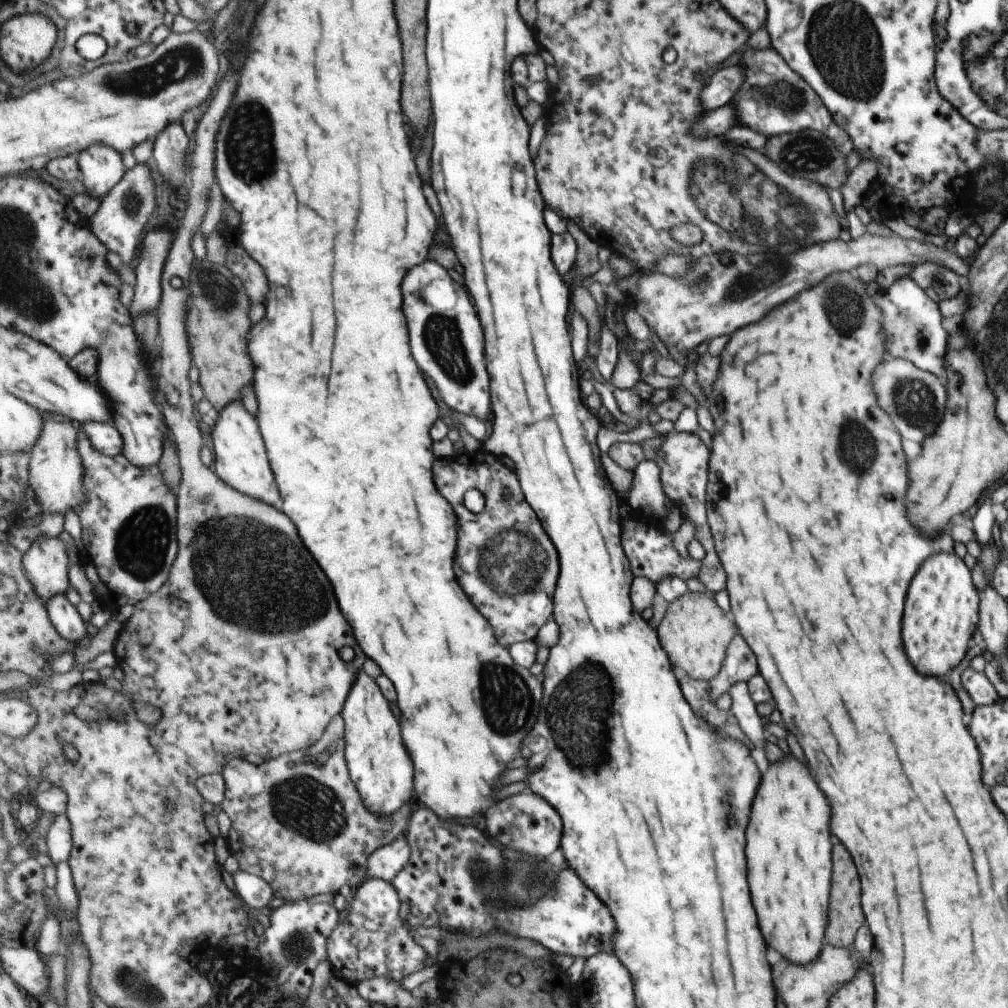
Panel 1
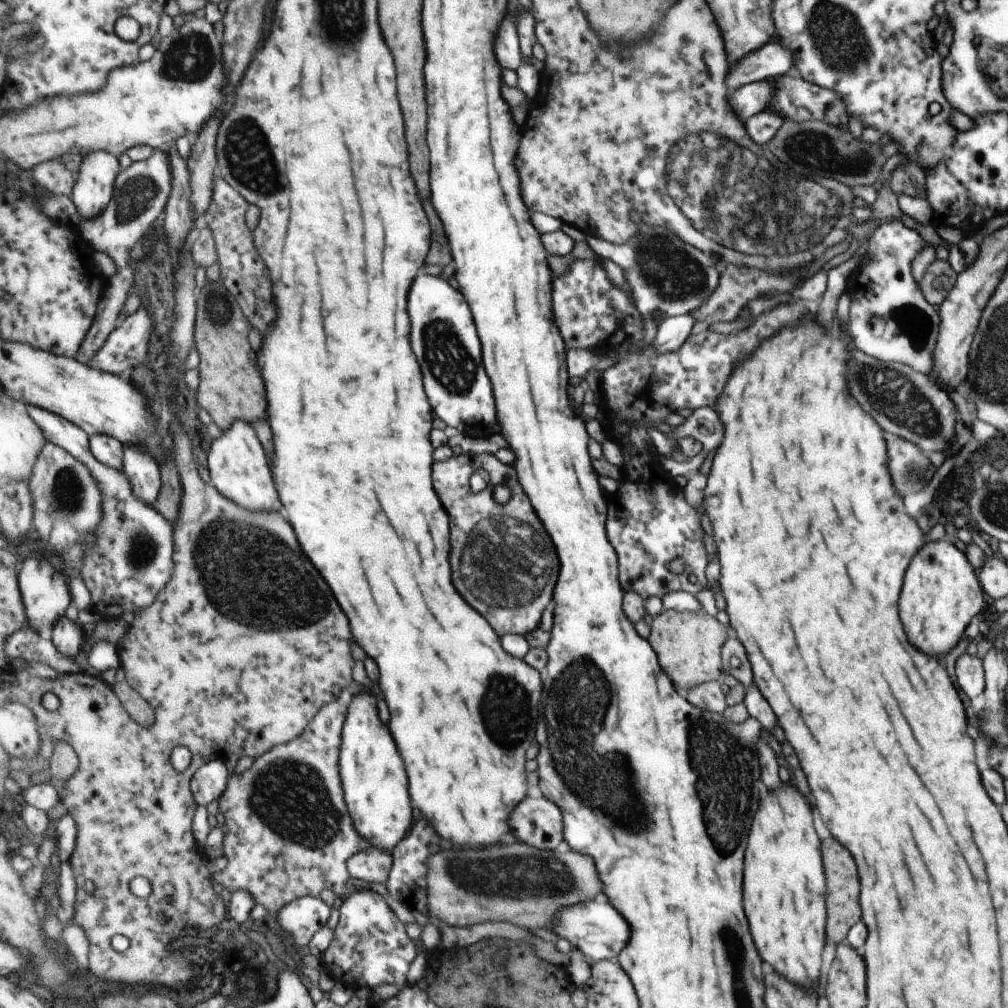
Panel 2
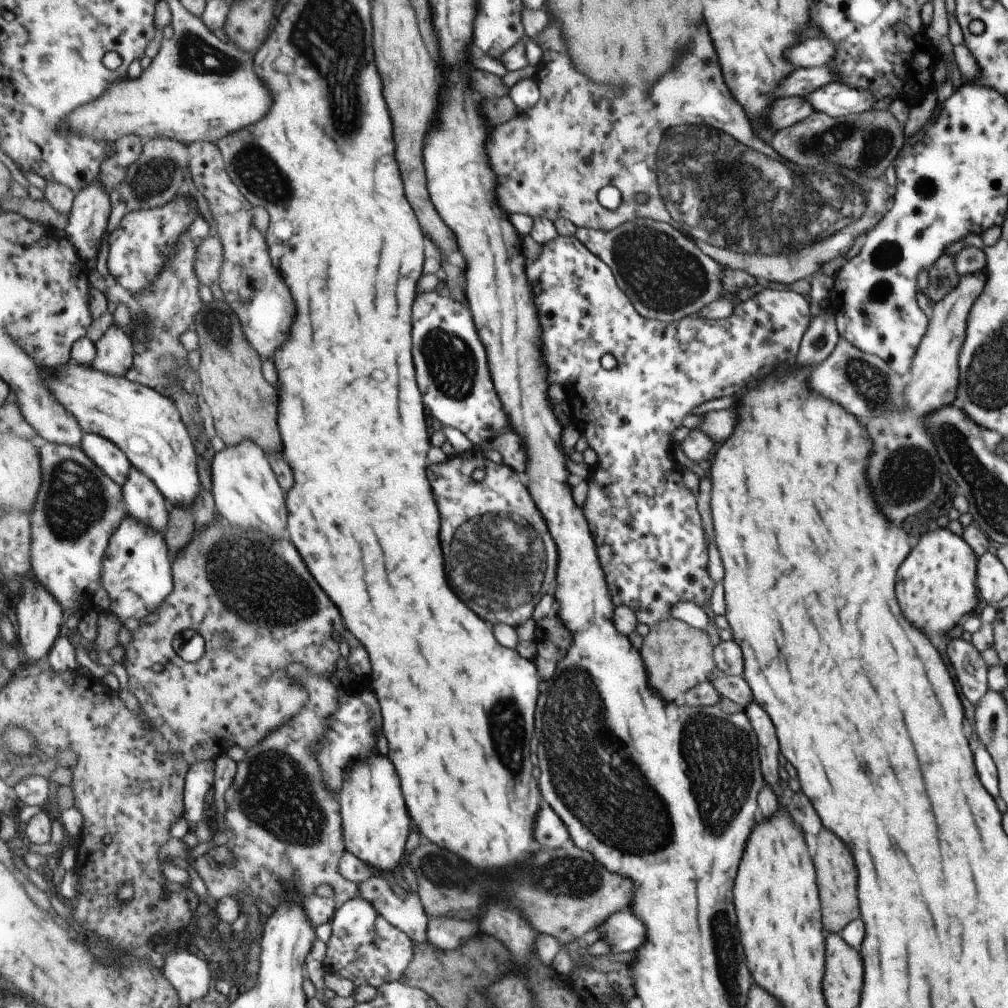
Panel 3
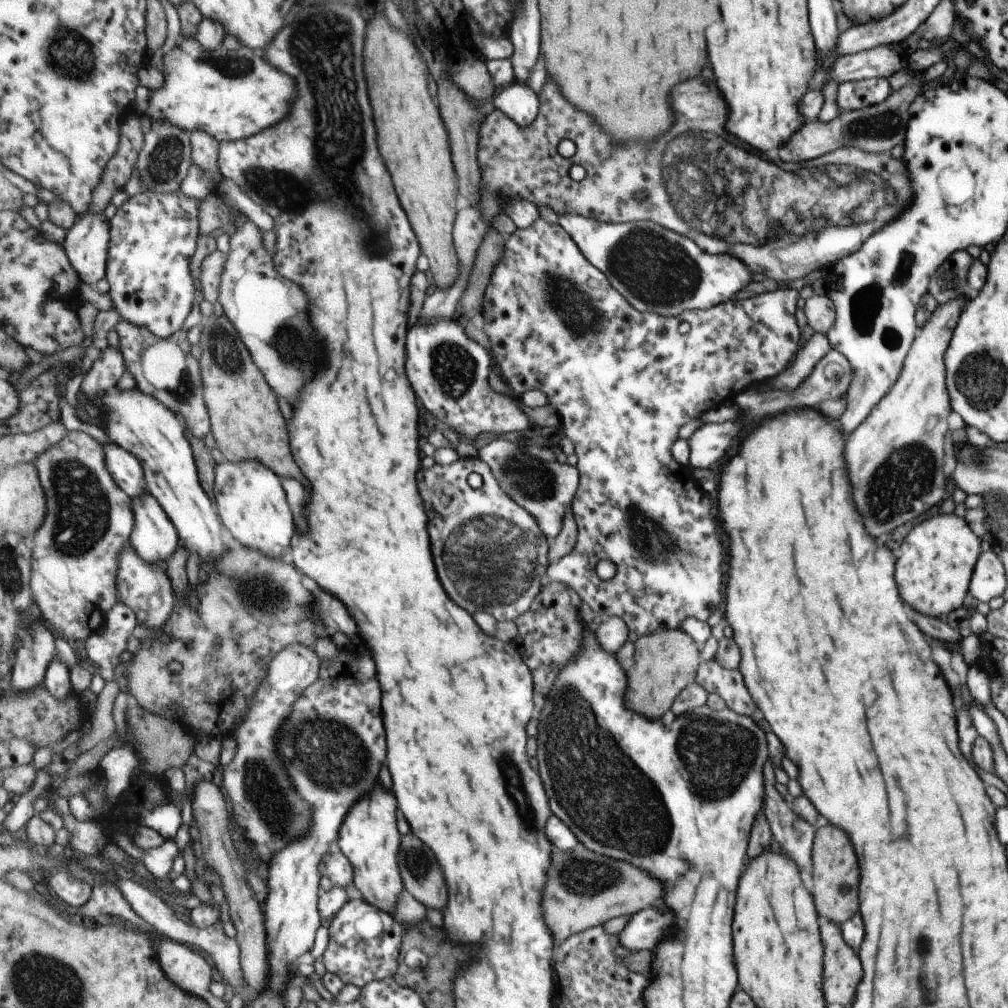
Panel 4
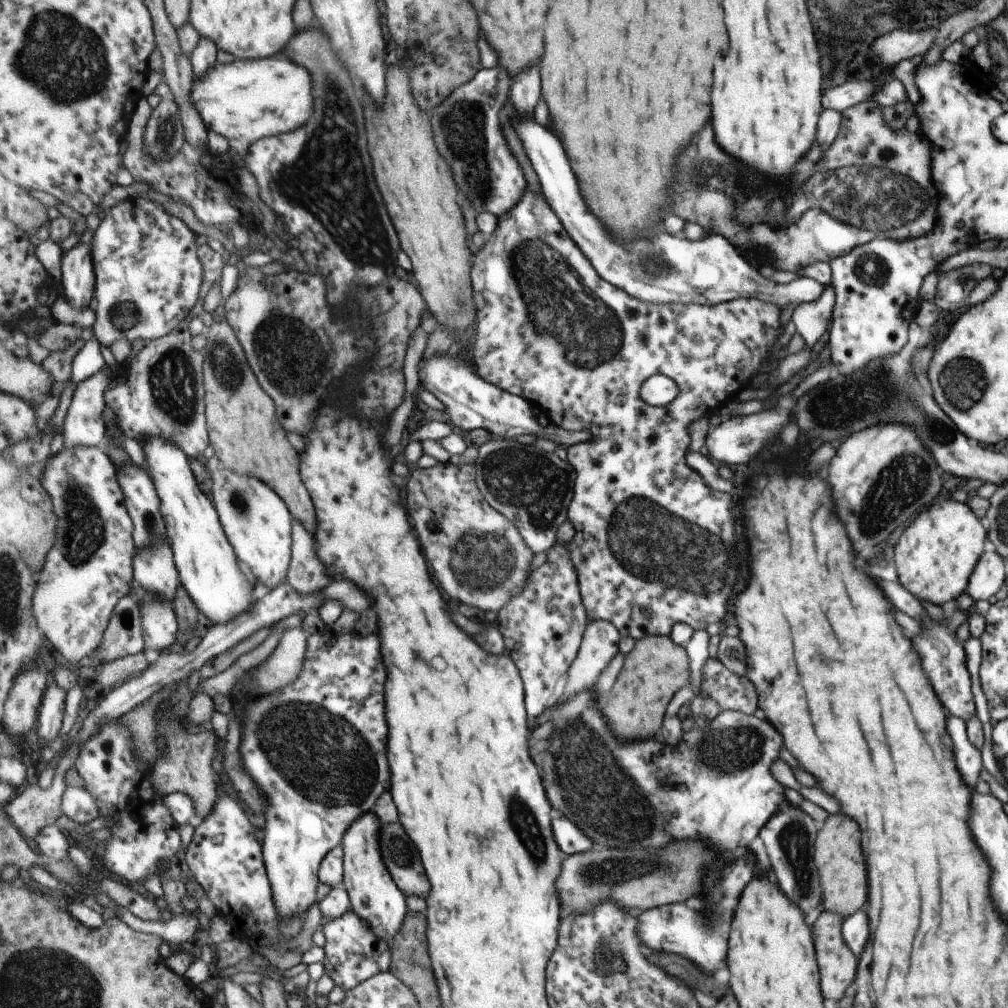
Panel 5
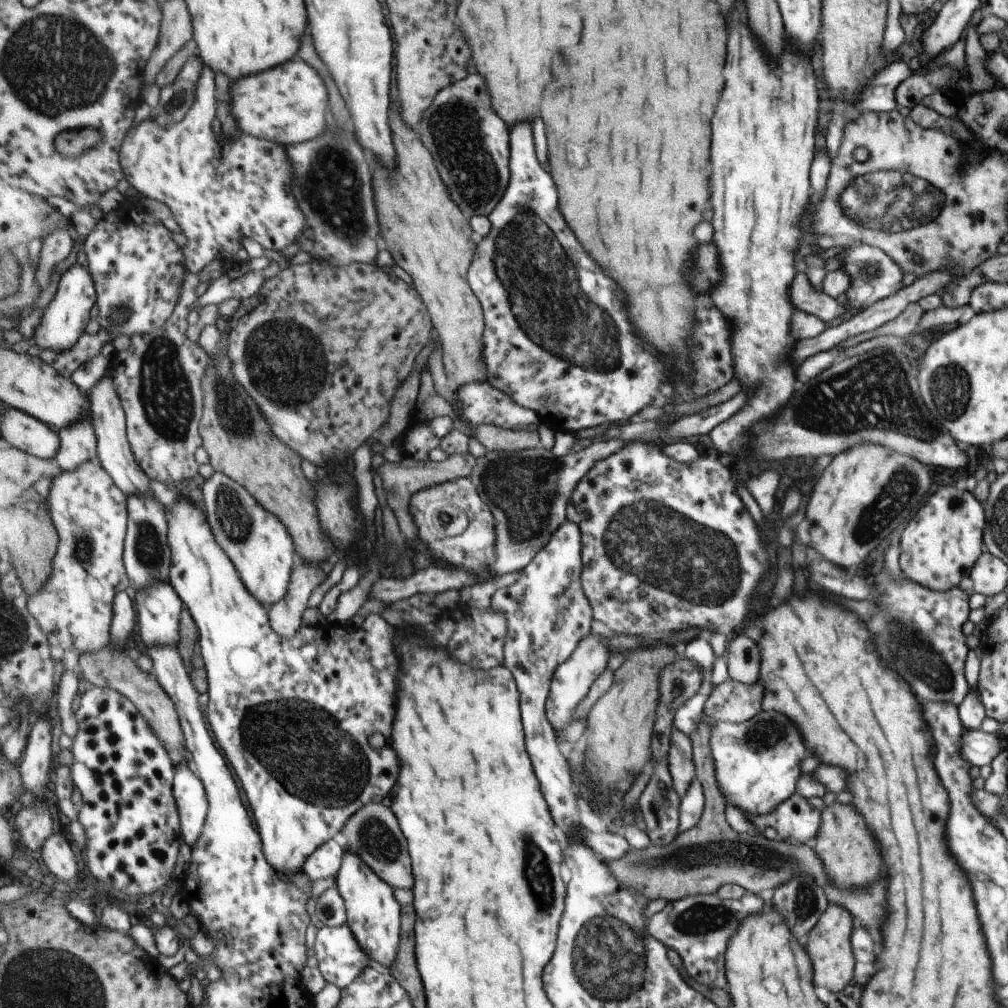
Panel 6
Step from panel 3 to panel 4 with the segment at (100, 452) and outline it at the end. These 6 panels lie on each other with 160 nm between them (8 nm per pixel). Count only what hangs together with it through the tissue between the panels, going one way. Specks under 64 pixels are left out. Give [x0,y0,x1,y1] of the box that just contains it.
[102,440,148,500]

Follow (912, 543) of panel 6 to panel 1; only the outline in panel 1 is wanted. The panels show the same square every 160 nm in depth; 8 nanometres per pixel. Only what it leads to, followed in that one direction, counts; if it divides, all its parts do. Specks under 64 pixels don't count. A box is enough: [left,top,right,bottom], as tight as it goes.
[901,554,977,676]

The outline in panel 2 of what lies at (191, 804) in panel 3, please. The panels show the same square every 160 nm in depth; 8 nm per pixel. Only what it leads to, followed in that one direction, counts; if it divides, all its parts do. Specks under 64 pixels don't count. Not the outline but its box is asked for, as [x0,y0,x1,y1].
[191,759,229,805]

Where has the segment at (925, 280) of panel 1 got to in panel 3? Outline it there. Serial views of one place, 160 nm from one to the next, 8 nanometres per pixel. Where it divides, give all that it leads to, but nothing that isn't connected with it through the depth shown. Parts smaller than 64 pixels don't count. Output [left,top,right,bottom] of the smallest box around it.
[926,255,957,302]

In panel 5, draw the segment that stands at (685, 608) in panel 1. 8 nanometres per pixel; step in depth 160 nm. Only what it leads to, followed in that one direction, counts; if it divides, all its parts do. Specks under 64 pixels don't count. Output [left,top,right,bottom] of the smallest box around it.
[602,634,690,740]

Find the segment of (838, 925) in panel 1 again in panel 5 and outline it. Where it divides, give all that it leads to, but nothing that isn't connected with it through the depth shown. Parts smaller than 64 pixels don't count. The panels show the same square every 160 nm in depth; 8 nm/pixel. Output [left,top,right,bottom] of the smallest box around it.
[813,816,867,918]

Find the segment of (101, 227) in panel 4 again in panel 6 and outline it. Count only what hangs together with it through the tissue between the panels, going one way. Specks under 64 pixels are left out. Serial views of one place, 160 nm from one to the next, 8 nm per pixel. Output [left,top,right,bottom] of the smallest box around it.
[35,263,98,353]

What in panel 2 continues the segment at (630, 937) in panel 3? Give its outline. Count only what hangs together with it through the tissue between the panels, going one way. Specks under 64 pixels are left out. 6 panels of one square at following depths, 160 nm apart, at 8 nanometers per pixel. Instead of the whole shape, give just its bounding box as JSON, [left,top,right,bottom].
[551,897,629,963]

